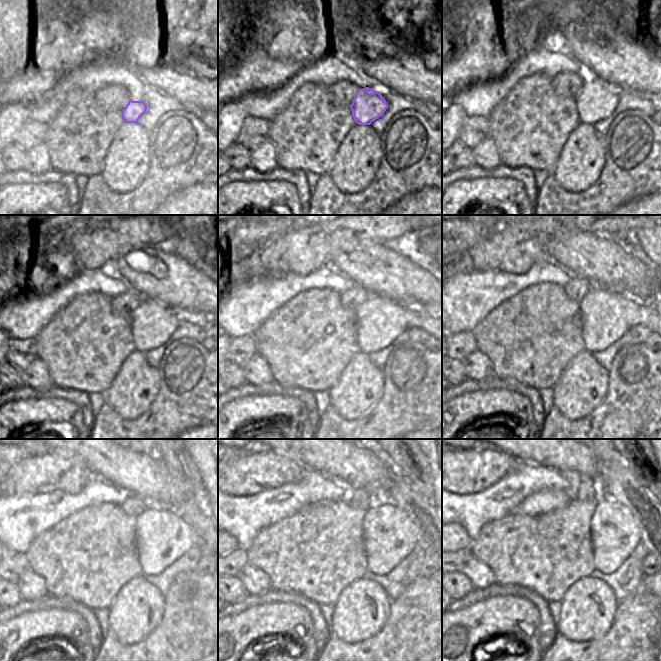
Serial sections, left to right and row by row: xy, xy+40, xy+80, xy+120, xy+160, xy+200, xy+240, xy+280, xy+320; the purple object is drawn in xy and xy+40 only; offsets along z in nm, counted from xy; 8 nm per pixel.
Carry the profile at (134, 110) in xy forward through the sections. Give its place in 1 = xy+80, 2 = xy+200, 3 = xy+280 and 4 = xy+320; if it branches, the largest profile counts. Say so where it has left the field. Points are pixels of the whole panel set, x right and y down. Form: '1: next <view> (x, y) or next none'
1: next xy+80 (597, 100)
2: next xy+200 (606, 315)
3: next xy+280 (389, 534)
4: next xy+320 (615, 532)

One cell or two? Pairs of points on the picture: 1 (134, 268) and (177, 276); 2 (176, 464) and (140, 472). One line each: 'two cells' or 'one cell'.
1: one cell
2: two cells

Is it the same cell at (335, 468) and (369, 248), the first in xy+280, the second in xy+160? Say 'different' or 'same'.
same

